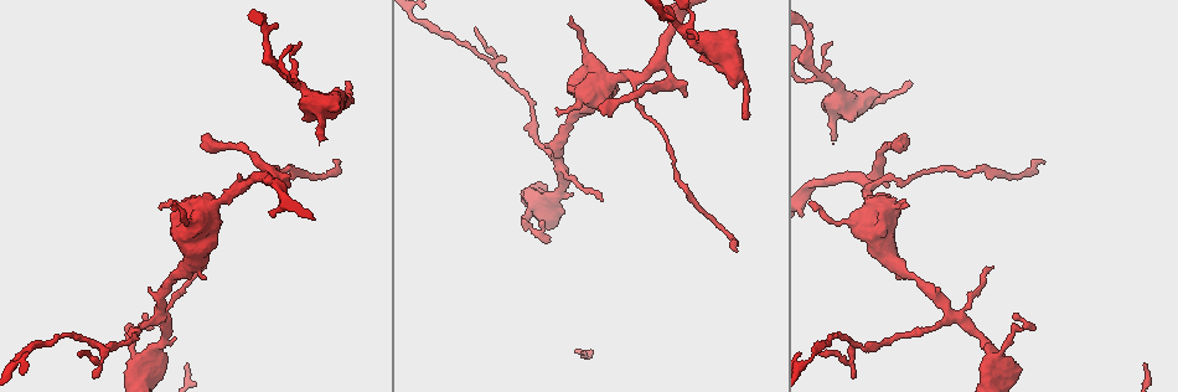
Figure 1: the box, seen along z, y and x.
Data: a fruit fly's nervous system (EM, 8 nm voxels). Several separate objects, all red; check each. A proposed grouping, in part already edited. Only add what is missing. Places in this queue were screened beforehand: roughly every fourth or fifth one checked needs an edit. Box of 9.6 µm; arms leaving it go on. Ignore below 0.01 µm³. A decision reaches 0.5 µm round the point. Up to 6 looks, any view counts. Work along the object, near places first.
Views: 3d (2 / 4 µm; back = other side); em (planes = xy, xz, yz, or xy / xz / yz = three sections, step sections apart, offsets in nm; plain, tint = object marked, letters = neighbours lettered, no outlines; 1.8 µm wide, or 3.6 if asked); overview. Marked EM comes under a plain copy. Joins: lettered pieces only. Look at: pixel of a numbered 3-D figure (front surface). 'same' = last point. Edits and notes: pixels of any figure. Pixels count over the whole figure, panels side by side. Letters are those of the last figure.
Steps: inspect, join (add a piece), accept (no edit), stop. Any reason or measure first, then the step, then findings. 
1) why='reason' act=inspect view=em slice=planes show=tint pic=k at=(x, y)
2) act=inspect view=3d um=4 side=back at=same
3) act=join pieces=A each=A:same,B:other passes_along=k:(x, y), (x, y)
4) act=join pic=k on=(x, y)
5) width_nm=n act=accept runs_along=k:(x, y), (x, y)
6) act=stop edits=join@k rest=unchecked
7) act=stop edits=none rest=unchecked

why='thin end' act=inspect view=em slice=planes show=letters pic=1 at=(1014, 313)

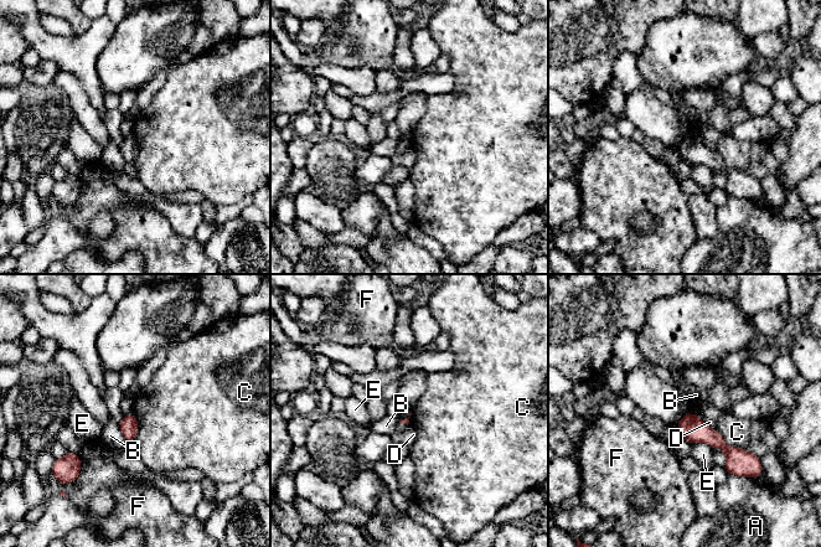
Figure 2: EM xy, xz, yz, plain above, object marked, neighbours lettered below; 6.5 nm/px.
act=accept each=A:other,B:other,C:other,D:other,E:other,F:other border=2:(718, 431), (728, 445), (744, 449) found='no lettered piece goes on from it'

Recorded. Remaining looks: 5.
act=inspect view=3d um=2 pic=1 at=(301, 44)

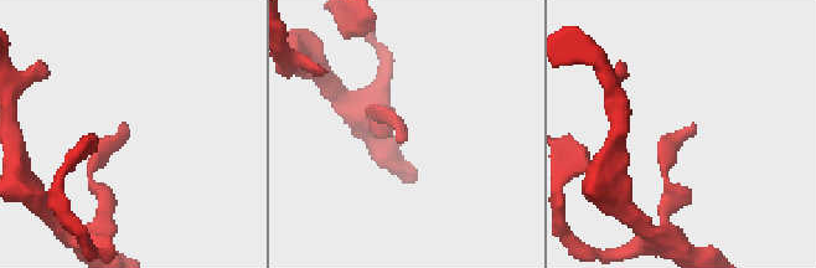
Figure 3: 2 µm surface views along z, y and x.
why='now the EM' act=inspect view=em slice=planes show=letters pic=3 at=(696, 126)

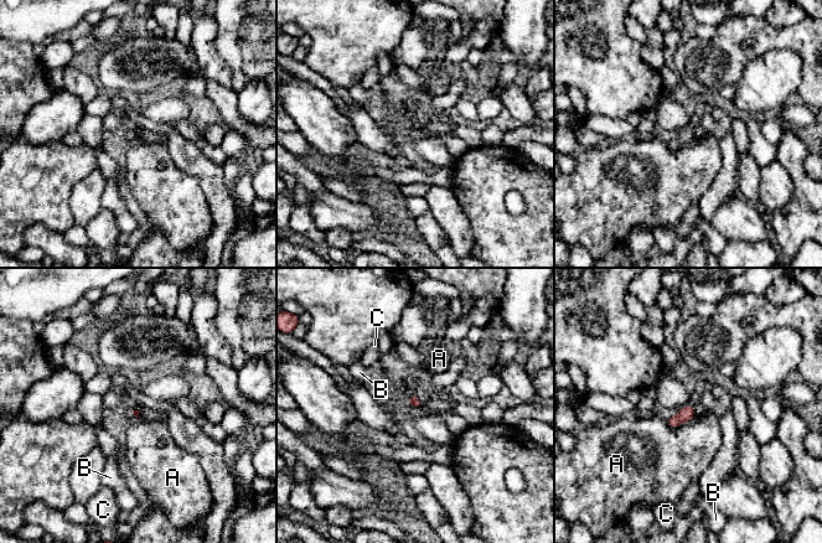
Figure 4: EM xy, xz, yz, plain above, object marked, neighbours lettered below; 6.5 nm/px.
act=accept each=A:other,B:other,C:other border=4:(693, 417), (676, 427), (666, 423) found='none of them fits'

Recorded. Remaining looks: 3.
why='free end' act=inspect view=em slice=planes show=letters pic=1 at=(834, 138)

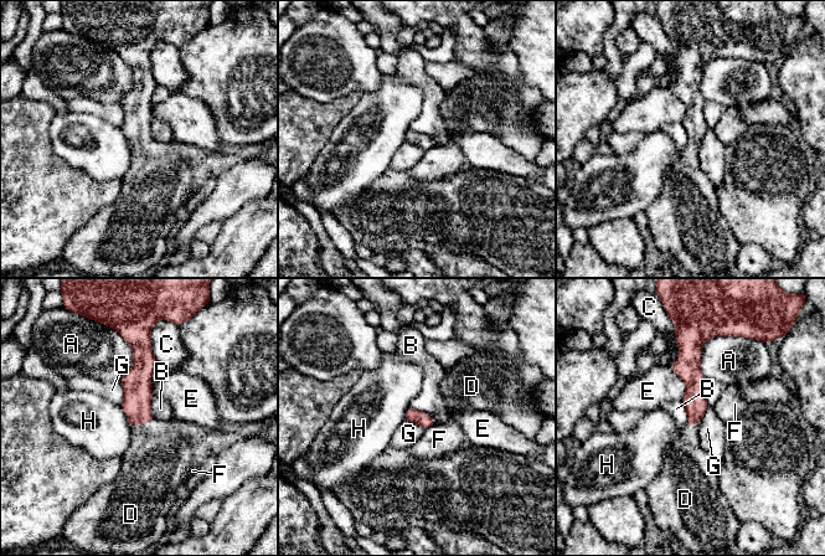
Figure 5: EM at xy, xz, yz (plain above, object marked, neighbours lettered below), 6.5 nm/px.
act=join pieces=D each=A:other,B:other,C:other,D:same,E:other,F:other,G:other,H:other found='it goes on there'

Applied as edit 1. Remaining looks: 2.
act=stop edits=join@5 rest=unchecked

